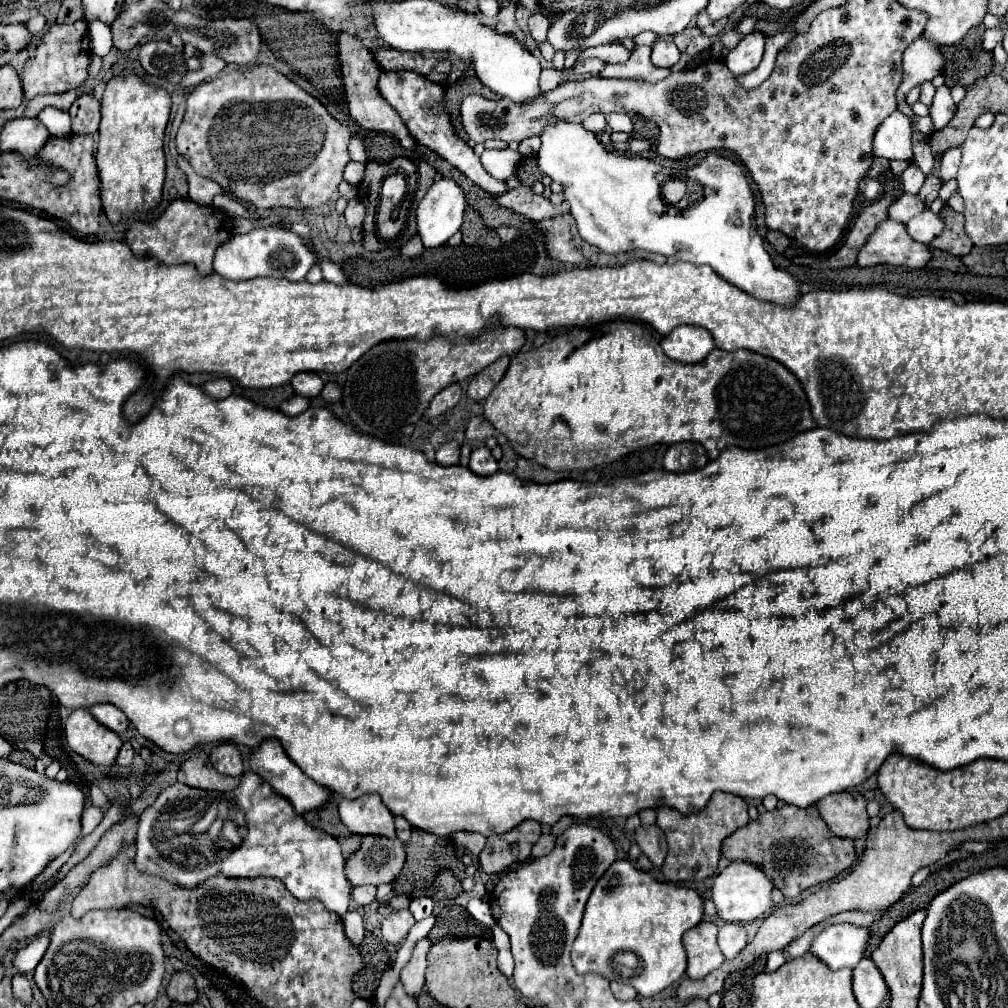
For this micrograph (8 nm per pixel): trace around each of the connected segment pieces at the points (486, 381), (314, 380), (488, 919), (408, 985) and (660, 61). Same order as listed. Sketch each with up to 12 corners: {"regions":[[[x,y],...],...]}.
{"regions":[[[510,356],[476,374],[468,386],[468,396],[486,400],[510,364]],[[300,372],[292,378],[296,394],[314,398],[324,382],[314,372]],[[470,898],[468,912],[484,926],[494,924],[488,902]],[[418,940],[400,980],[410,996],[422,992],[432,940]],[[672,40],[654,44],[652,62],[656,68],[674,66],[680,50]]]}

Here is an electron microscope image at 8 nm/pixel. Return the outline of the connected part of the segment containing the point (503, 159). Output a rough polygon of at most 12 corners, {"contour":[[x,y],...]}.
{"contour":[[484,150],[484,168],[498,180],[508,180],[520,162],[520,154]]}

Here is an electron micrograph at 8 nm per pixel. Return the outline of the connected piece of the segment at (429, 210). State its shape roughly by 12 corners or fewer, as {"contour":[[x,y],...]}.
{"contour":[[434,182],[416,208],[424,248],[460,230],[464,192]]}

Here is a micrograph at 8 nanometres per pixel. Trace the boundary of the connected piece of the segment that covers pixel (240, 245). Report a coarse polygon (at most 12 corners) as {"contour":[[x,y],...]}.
{"contour":[[284,228],[232,234],[214,256],[228,280],[304,280],[316,262]]}

